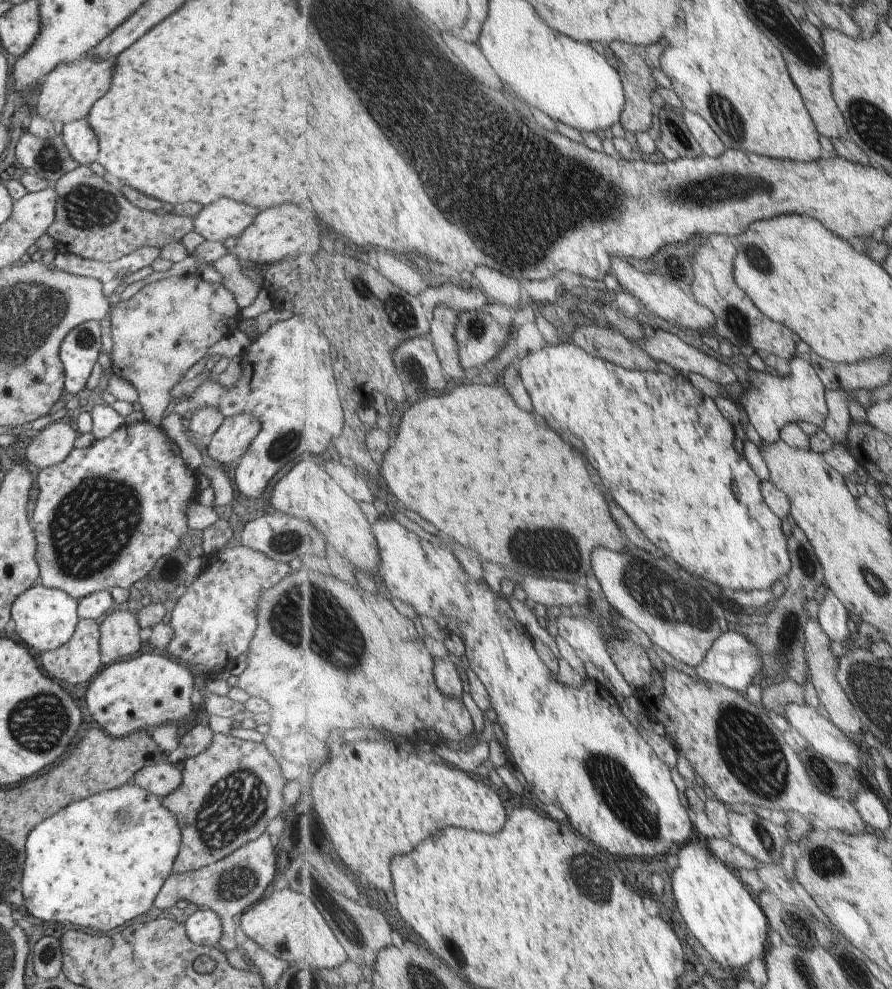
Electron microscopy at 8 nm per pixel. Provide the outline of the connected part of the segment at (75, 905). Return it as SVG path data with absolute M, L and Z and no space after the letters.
M133 782L121 785L117 790L109 790L109 792L101 792L95 796L89 796L81 802L73 802L65 808L61 808L57 814L53 814L51 818L43 820L39 826L35 826L29 834L27 834L27 842L24 846L24 863L22 866L22 875L20 878L21 894L23 896L23 904L25 910L35 916L33 920L40 919L45 922L71 922L73 926L81 926L81 928L91 928L97 932L109 932L129 920L133 920L135 916L147 912L151 908L153 899L156 897L158 890L164 883L164 880L172 872L172 862L179 850L179 826L175 824L175 818L171 818L171 813L160 805L160 800L152 794L146 793L141 787L133 784Z

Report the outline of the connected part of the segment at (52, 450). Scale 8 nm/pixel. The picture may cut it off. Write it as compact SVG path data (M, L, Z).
M57 420L47 425L26 447L25 462L39 470L62 461L73 449L77 430L67 420Z

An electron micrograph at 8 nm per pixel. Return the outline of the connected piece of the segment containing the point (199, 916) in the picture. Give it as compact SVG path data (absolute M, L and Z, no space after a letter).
M198 908L193 914L181 920L186 935L196 945L212 947L221 936L221 922L213 910Z

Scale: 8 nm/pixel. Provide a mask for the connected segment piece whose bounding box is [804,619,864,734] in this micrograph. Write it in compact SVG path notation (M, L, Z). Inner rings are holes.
M811 619L804 628L807 644L805 648L806 660L809 666L809 673L812 677L810 680L817 690L821 708L826 710L827 716L845 733L857 734L857 732L864 732L864 724L857 714L855 706L851 702L849 696L837 678L838 666L840 661L834 656L831 650L832 640L824 633L822 626L817 623L817 620Z

